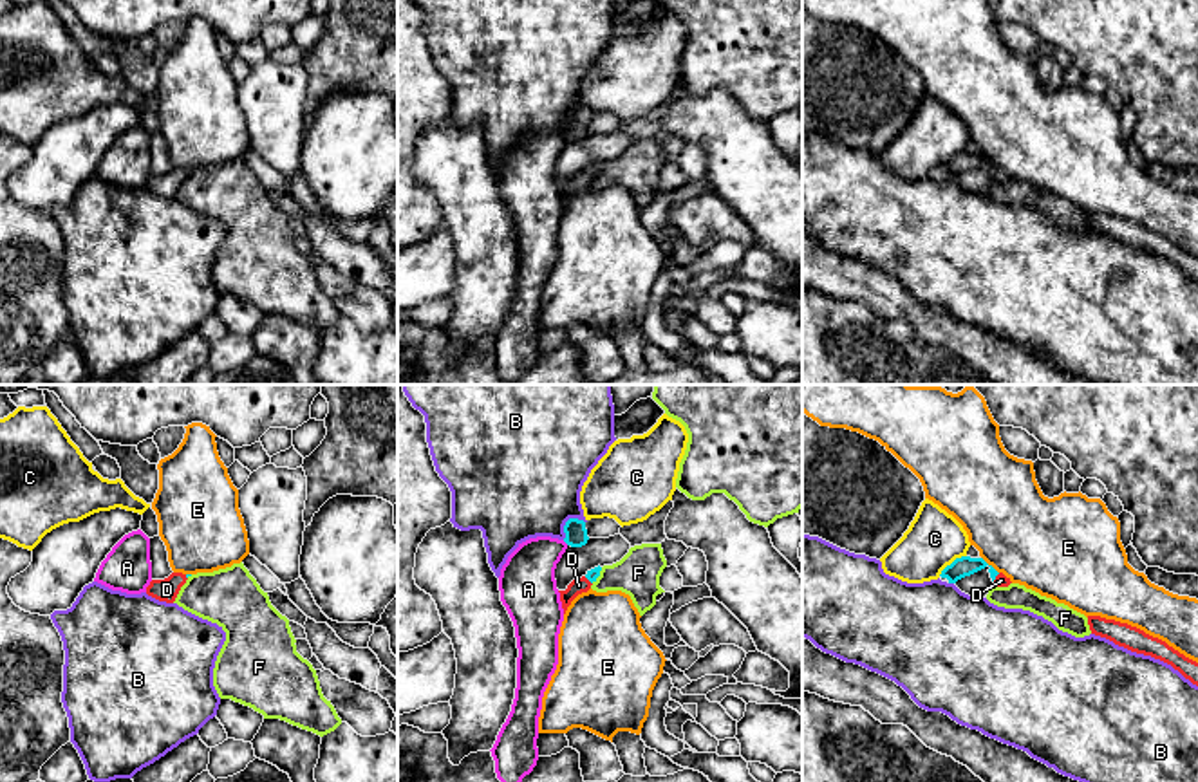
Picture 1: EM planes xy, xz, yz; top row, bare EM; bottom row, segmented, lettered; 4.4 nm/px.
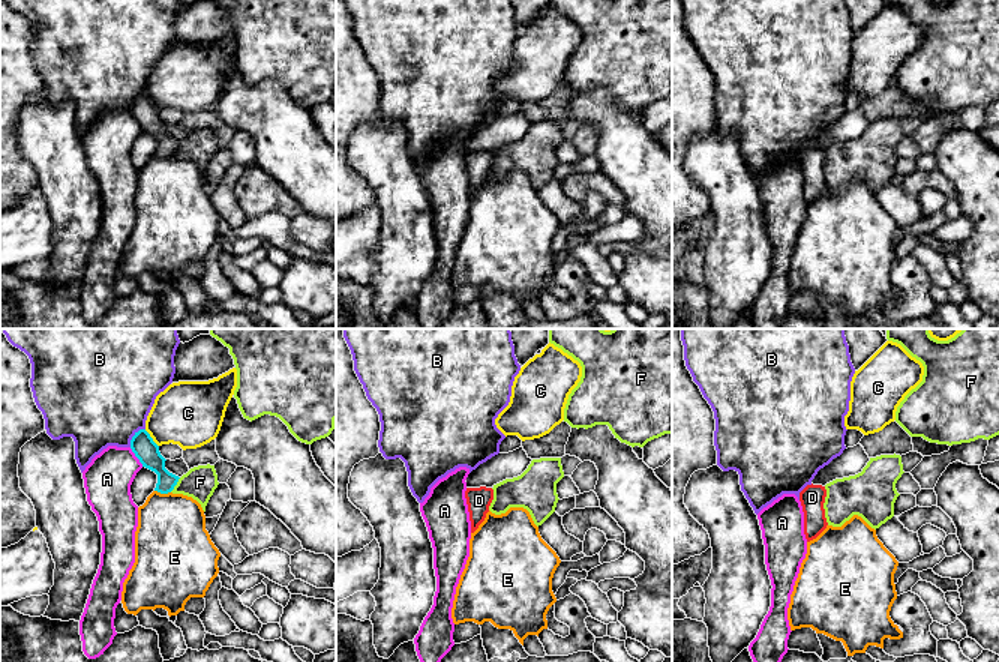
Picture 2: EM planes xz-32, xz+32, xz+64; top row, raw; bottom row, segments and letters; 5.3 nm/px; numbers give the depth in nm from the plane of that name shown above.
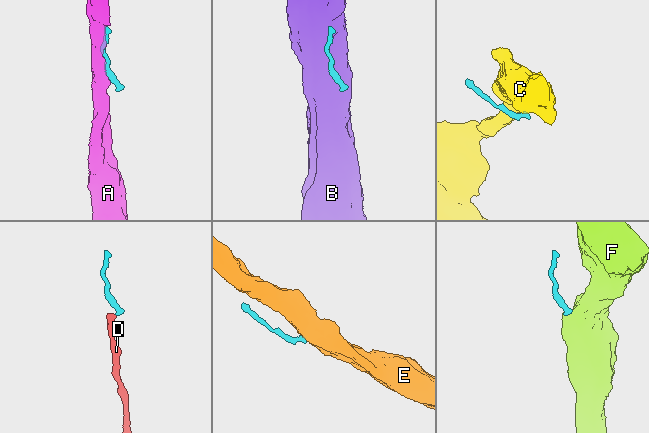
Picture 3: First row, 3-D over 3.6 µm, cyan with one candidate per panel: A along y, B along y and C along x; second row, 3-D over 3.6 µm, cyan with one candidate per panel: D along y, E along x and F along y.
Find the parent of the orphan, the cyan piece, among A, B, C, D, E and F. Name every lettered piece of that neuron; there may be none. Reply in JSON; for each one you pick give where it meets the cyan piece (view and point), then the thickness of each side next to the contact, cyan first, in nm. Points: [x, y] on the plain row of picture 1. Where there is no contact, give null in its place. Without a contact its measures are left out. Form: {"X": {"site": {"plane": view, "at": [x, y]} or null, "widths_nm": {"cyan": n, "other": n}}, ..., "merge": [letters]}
{"D": {"site": {"plane": "yz", "at": [996, 170]}, "widths_nm": {"cyan": 90, "other": 60}}, "merge": ["D"]}

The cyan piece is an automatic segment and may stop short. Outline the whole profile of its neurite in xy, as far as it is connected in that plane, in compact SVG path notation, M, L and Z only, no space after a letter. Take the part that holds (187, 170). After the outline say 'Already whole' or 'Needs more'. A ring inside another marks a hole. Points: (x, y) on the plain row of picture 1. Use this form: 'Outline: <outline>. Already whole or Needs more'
Outline: M172 168L164 175L152 175L146 182L146 190L159 197L173 199L181 182L186 179L190 172L192 170Z. Needs more

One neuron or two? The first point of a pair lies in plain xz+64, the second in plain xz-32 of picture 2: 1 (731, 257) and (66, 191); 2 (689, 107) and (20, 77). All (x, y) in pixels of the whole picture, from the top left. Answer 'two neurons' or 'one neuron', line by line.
1: one neuron
2: one neuron

